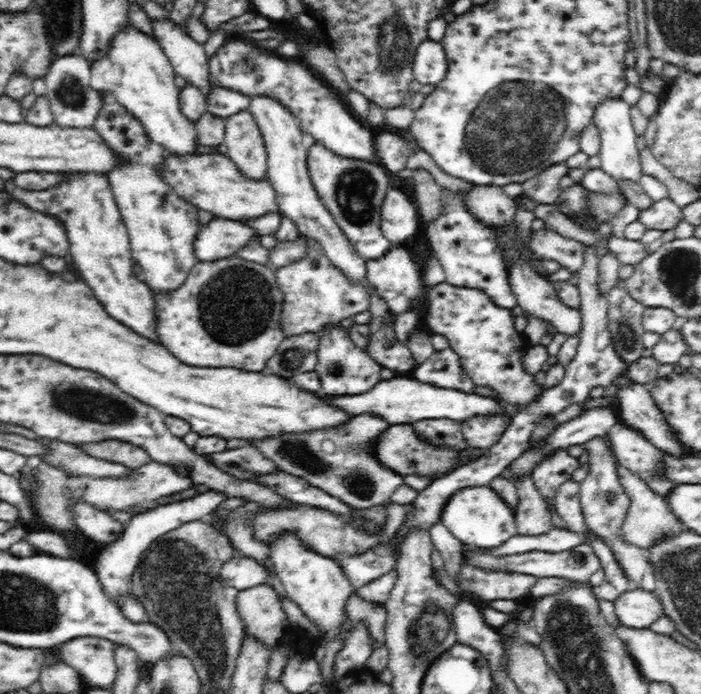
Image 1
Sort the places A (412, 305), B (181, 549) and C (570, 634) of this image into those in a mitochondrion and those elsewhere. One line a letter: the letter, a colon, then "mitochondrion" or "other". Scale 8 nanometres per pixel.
A: other
B: mitochondrion
C: mitochondrion

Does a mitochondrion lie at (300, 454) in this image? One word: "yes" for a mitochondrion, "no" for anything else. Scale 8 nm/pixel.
yes

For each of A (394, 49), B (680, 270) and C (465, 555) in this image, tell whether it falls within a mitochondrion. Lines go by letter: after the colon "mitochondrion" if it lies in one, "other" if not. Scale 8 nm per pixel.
A: mitochondrion
B: mitochondrion
C: other

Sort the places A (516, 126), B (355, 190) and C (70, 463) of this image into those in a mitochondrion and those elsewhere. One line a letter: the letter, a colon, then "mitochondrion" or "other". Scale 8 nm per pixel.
A: mitochondrion
B: mitochondrion
C: other

